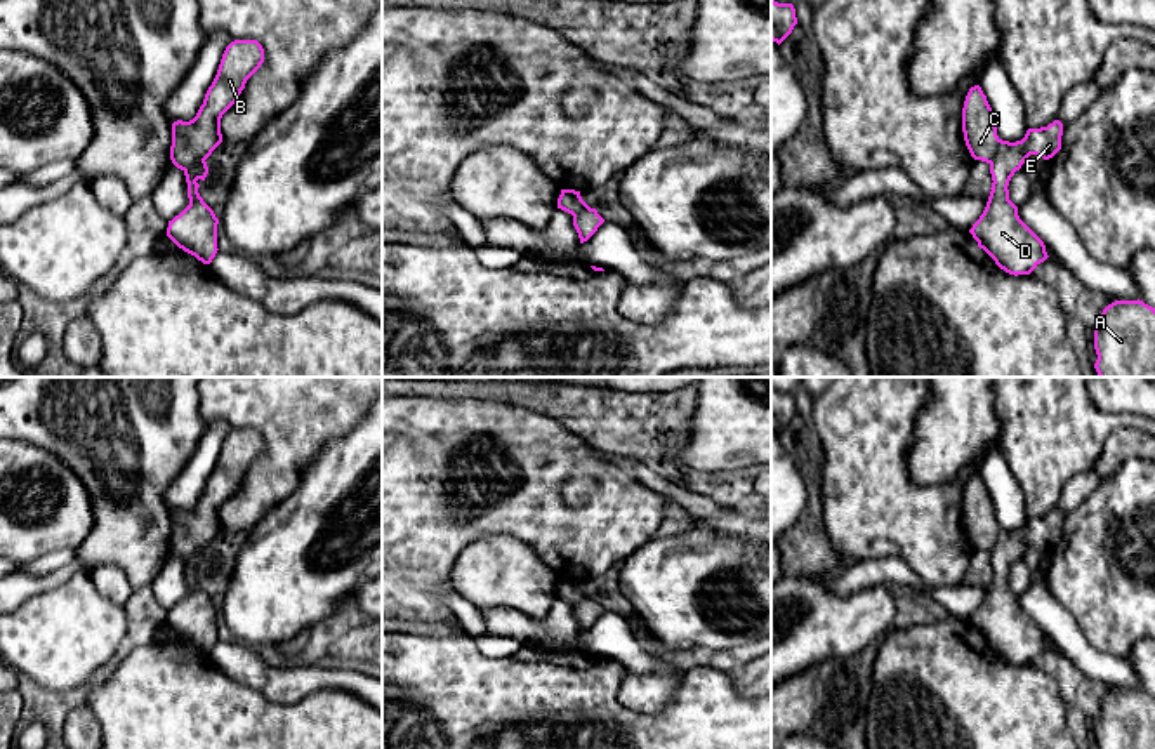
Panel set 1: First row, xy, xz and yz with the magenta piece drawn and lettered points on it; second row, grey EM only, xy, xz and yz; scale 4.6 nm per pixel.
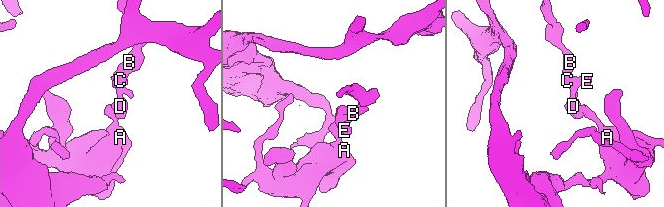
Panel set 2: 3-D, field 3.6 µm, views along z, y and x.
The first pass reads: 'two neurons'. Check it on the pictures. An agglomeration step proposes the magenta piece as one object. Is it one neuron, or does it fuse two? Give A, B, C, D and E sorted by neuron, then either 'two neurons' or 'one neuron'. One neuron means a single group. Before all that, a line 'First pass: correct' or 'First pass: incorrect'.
First pass: correct
groups A D E / B C; two neurons

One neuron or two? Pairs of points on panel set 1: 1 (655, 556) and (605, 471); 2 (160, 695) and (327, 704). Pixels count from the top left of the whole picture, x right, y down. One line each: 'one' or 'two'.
1: two
2: one

